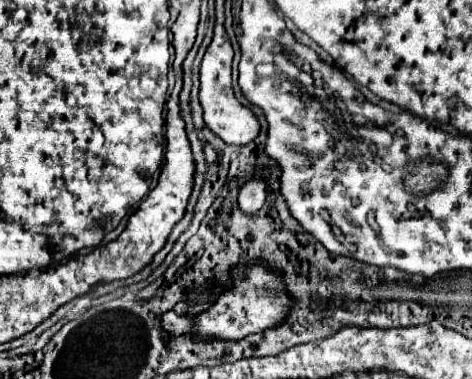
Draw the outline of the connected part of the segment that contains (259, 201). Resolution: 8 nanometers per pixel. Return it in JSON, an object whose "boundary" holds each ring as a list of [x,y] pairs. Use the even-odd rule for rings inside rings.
{"boundary":[[[250,180],[240,188],[238,206],[244,214],[254,216],[266,202],[266,184],[262,180]]]}

